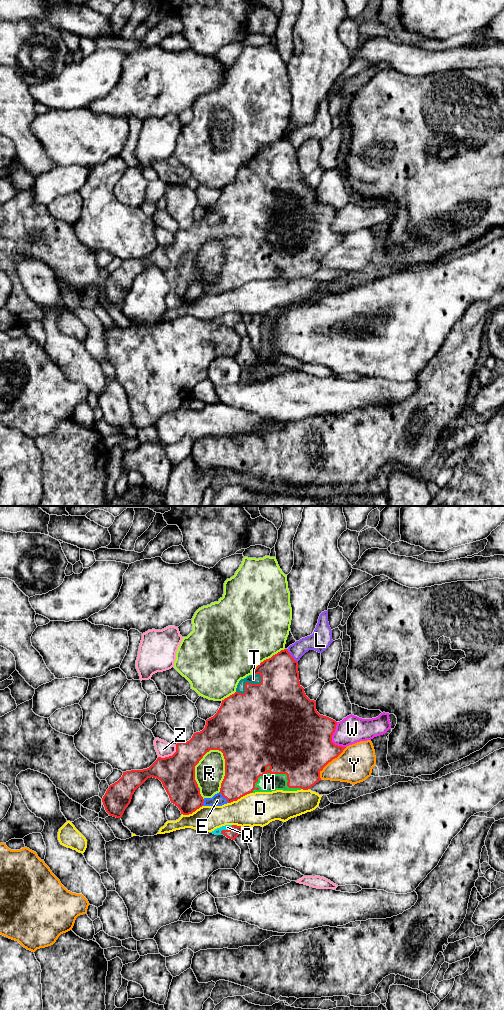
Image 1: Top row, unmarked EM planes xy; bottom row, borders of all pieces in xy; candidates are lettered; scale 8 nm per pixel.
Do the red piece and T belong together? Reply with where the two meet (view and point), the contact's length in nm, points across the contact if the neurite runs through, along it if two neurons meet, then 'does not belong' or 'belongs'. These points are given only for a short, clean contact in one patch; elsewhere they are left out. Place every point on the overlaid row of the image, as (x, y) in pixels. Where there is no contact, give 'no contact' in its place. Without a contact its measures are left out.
contact xy (248, 683); length 240 nm; belongs

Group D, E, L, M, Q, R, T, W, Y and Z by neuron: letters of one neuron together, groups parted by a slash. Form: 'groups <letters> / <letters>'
groups D / E M Q T / L / R / W / Y / Z

